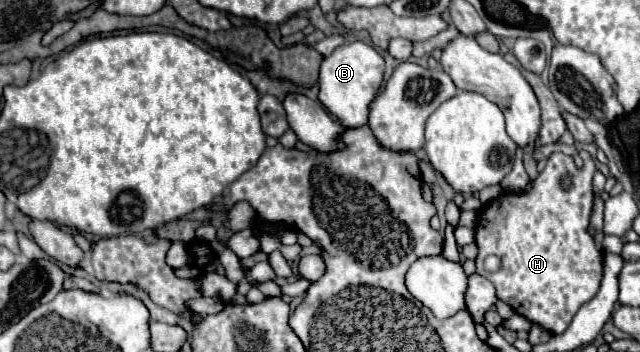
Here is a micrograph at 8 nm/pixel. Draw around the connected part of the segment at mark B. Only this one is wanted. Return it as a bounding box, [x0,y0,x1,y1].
[319,42,385,128]

